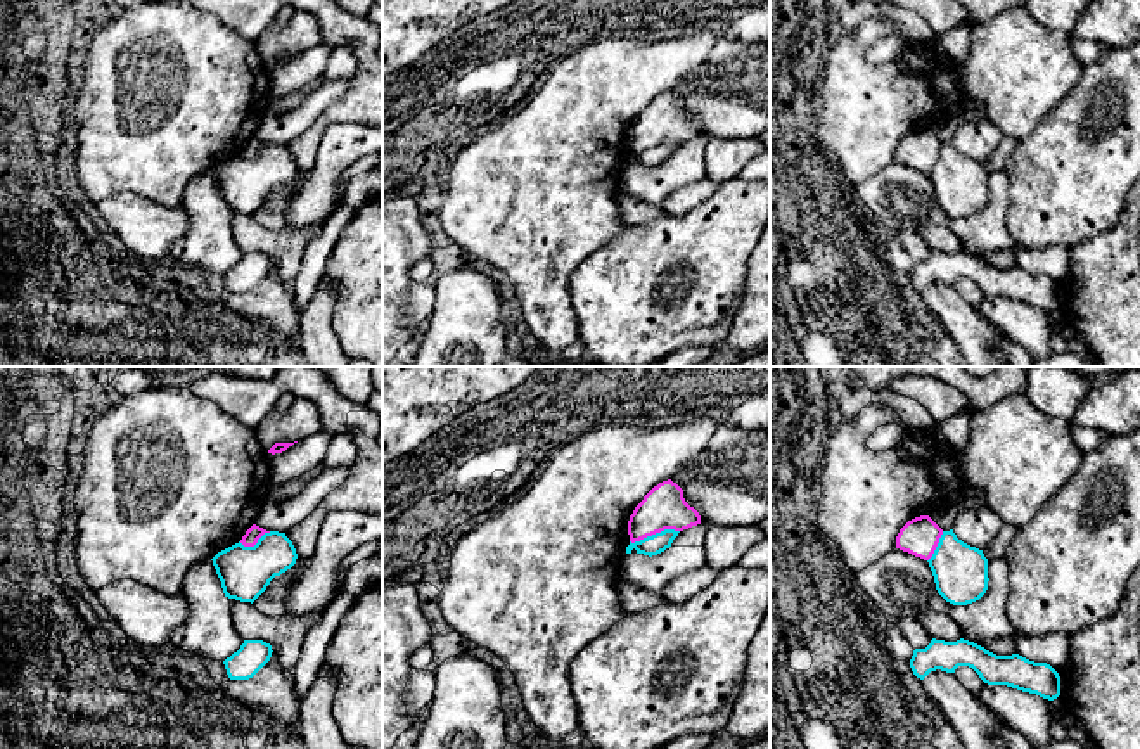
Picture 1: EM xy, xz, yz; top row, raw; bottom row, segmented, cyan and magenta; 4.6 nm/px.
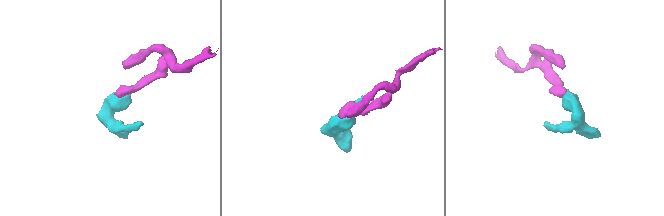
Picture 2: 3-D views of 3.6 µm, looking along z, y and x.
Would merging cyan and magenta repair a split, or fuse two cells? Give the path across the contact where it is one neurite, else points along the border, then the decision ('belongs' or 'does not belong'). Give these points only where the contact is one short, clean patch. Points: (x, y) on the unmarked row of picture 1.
along xz (678, 142), (661, 142), (630, 154) | does not belong

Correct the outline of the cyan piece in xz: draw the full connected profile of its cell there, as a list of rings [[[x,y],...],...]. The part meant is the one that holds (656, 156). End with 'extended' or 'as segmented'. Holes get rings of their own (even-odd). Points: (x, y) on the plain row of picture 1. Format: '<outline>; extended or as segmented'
[[[664,142],[661,145],[656,145],[652,149],[647,149],[640,154],[635,154],[626,159],[626,166],[631,166],[631,163],[635,161],[637,166],[644,166],[644,168],[657,168],[661,164],[664,164],[666,161],[671,159],[673,152],[678,149],[680,144],[675,142]]]; as segmented

